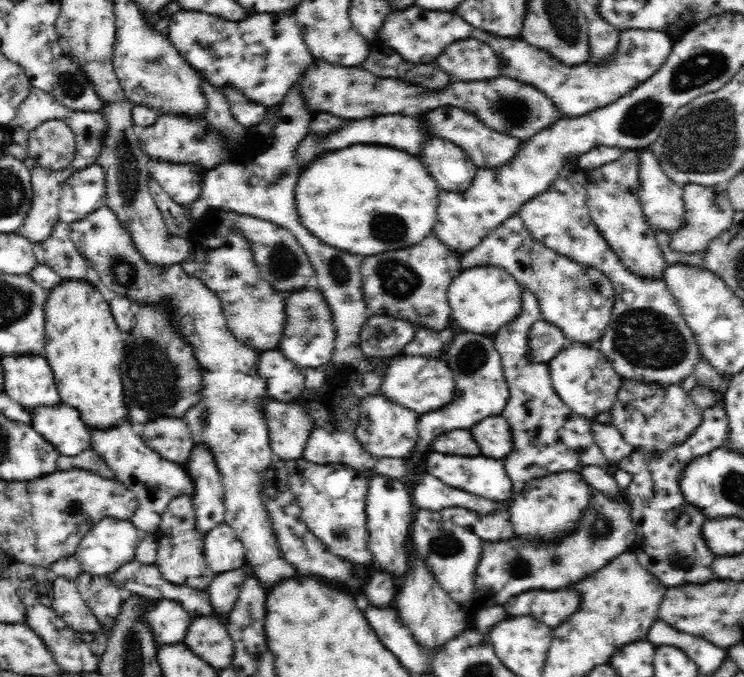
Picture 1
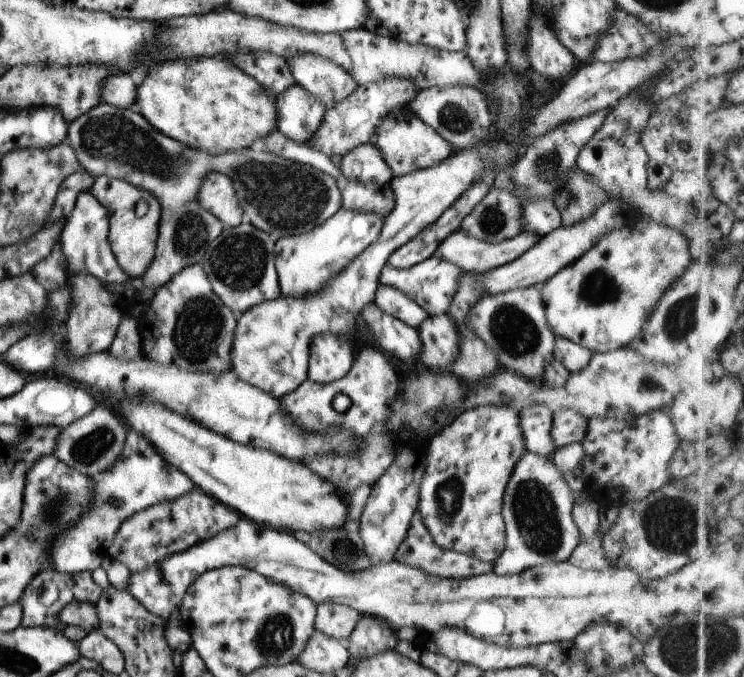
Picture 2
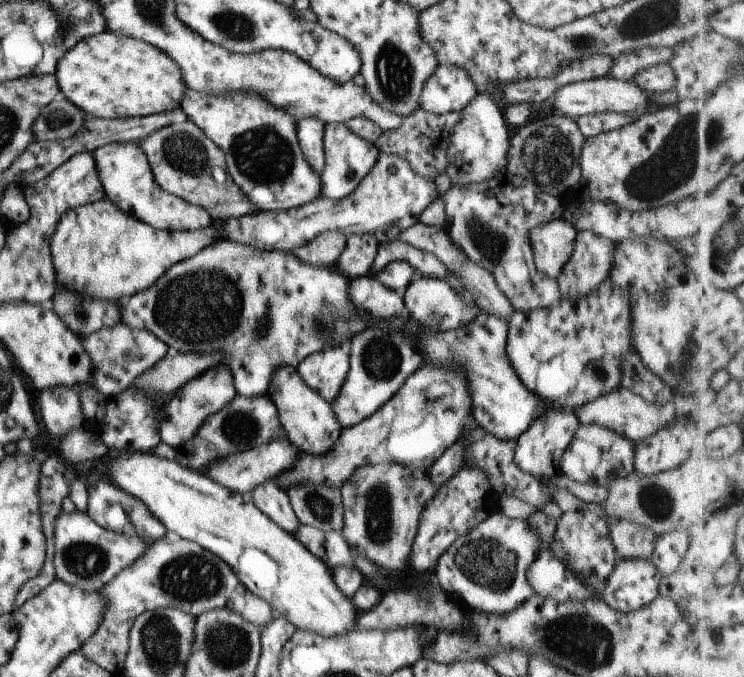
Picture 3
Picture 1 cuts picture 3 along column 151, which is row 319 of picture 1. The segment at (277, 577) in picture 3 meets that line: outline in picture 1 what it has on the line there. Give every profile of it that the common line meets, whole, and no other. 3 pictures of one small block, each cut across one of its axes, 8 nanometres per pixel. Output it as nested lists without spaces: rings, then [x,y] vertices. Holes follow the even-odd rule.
[[[486,266],[468,268],[456,276],[448,286],[451,318],[465,329],[465,333],[496,336],[500,329],[516,320],[516,316],[520,316],[522,290],[521,284],[505,268]]]

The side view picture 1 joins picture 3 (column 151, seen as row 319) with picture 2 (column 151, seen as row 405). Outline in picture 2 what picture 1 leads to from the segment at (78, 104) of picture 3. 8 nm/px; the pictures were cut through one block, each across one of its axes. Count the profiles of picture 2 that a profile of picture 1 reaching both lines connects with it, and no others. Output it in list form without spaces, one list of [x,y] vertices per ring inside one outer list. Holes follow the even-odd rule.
[[[218,57],[169,60],[144,71],[135,87],[135,106],[157,132],[207,156],[247,148],[275,130],[275,99],[234,63]]]

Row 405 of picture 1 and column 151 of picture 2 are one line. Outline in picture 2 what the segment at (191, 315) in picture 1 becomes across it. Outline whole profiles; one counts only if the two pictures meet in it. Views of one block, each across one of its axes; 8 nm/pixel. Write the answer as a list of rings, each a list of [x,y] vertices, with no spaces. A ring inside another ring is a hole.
[[[97,175],[93,186],[88,191],[108,211],[107,241],[117,265],[127,277],[140,278],[153,260],[161,220],[159,202],[149,192],[107,175]]]

